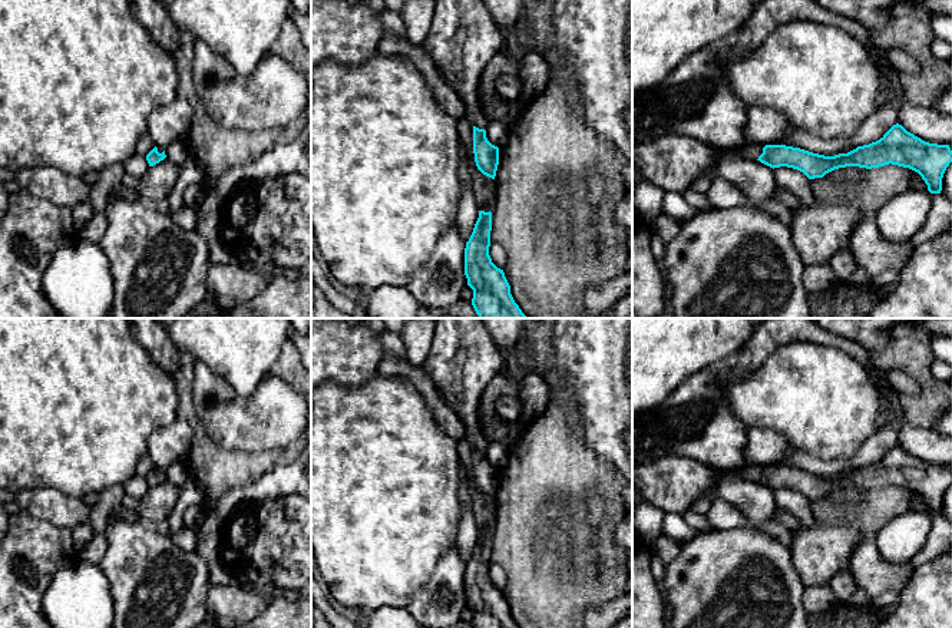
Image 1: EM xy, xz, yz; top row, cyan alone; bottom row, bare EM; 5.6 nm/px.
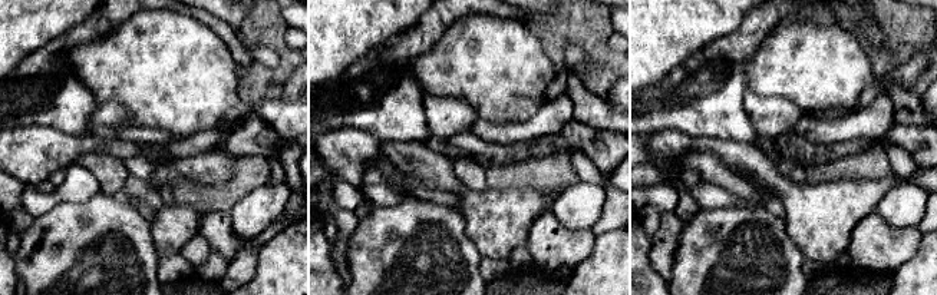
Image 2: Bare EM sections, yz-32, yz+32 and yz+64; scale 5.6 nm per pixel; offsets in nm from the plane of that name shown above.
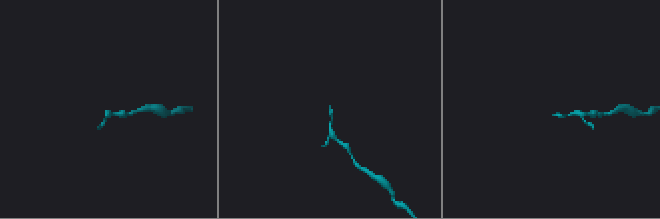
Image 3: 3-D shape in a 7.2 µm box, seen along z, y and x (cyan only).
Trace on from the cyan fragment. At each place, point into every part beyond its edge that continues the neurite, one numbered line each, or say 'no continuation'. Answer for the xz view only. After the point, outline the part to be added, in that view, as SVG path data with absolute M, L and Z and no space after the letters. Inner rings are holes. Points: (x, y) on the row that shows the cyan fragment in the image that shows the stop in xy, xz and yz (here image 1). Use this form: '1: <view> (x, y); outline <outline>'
1: xz (463, 37); outline M436 0L429 36L422 50L436 65L465 105L473 126L486 129L477 85L492 57L503 47L505 34L483 0Z

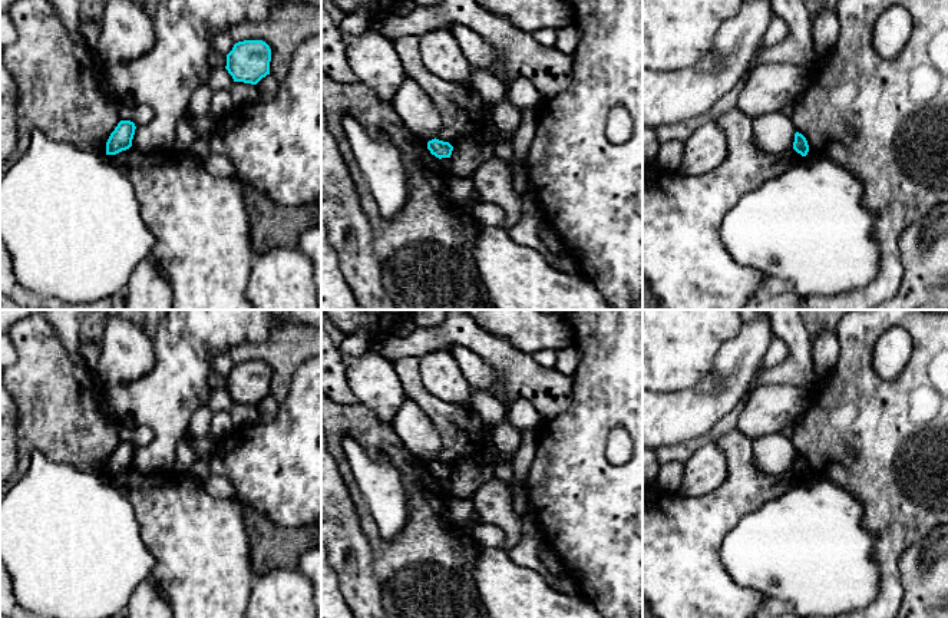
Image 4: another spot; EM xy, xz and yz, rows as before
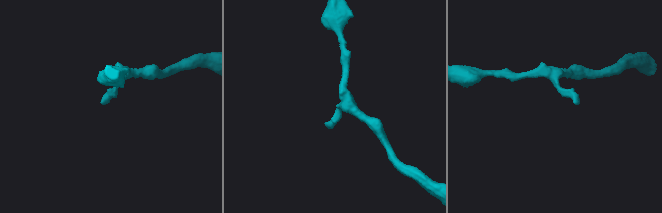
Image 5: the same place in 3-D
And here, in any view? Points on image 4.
no continuation

